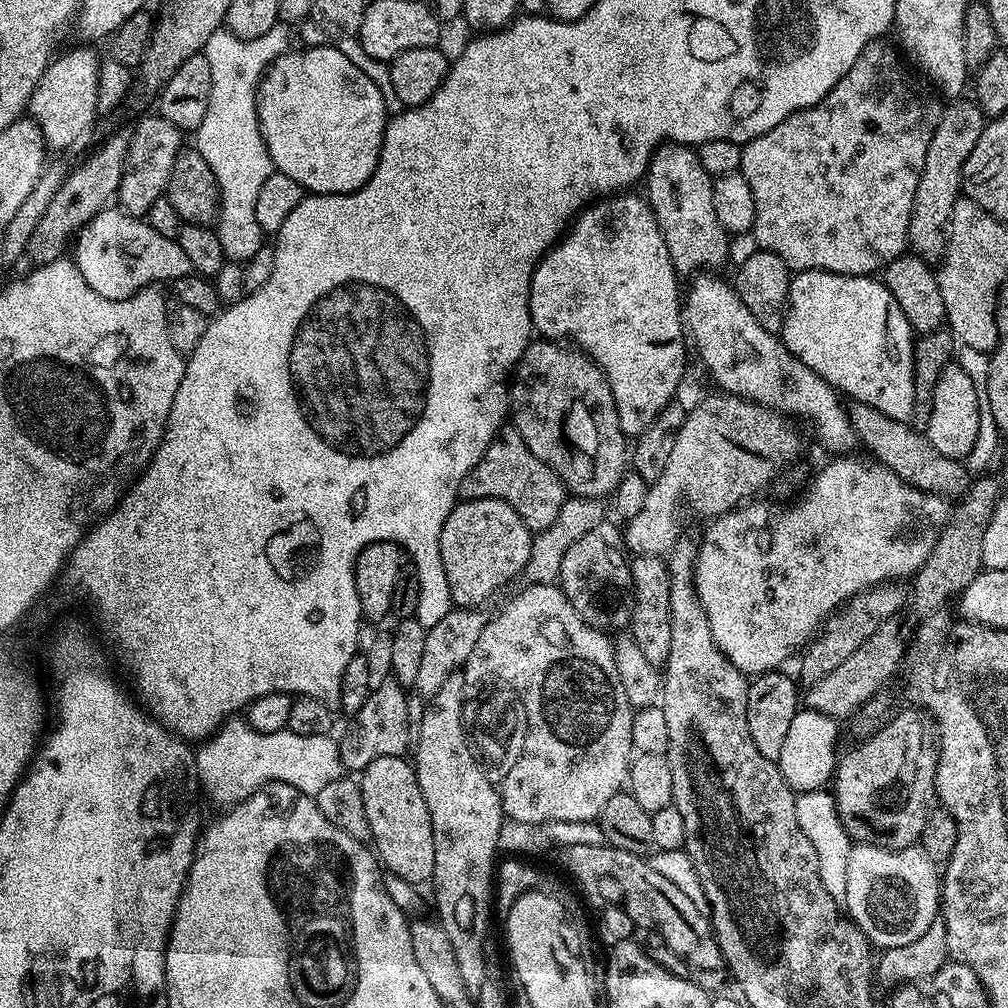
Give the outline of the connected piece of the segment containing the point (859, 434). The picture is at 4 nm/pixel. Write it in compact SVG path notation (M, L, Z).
M852 402L847 405L847 409L848 421L856 432L857 441L861 445L865 444L876 455L875 459L879 463L894 470L907 484L945 498L960 498L967 492L970 475L963 468L965 465L954 458L946 458L946 454L938 454L921 429L903 420L890 418L882 414L882 410L874 410L874 406Z

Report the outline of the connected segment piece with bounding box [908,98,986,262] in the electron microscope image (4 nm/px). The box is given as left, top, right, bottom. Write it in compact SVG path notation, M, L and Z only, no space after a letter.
M957 99L953 108L945 107L941 111L938 130L934 130L934 138L930 138L926 162L918 178L918 190L914 194L908 242L915 255L929 262L939 261L943 257L948 244L948 223L957 200L962 196L966 158L970 158L970 150L974 150L974 142L978 142L986 123L985 114L975 99L964 99Z

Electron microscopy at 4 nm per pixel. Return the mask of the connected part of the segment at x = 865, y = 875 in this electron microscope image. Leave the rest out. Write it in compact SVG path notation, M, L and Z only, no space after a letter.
M857 843L846 866L846 894L842 904L848 919L859 926L869 944L880 950L906 946L906 942L922 938L938 918L942 908L942 876L938 865L919 846L885 848L879 844Z

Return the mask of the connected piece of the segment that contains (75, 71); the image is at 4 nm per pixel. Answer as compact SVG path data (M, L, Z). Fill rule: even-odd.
M80 47L84 48L72 48L64 53L61 51L49 63L40 84L28 99L27 111L42 130L45 145L49 149L70 147L95 122L96 116L98 117L96 103L101 61L96 60L96 52L92 49L95 47Z

